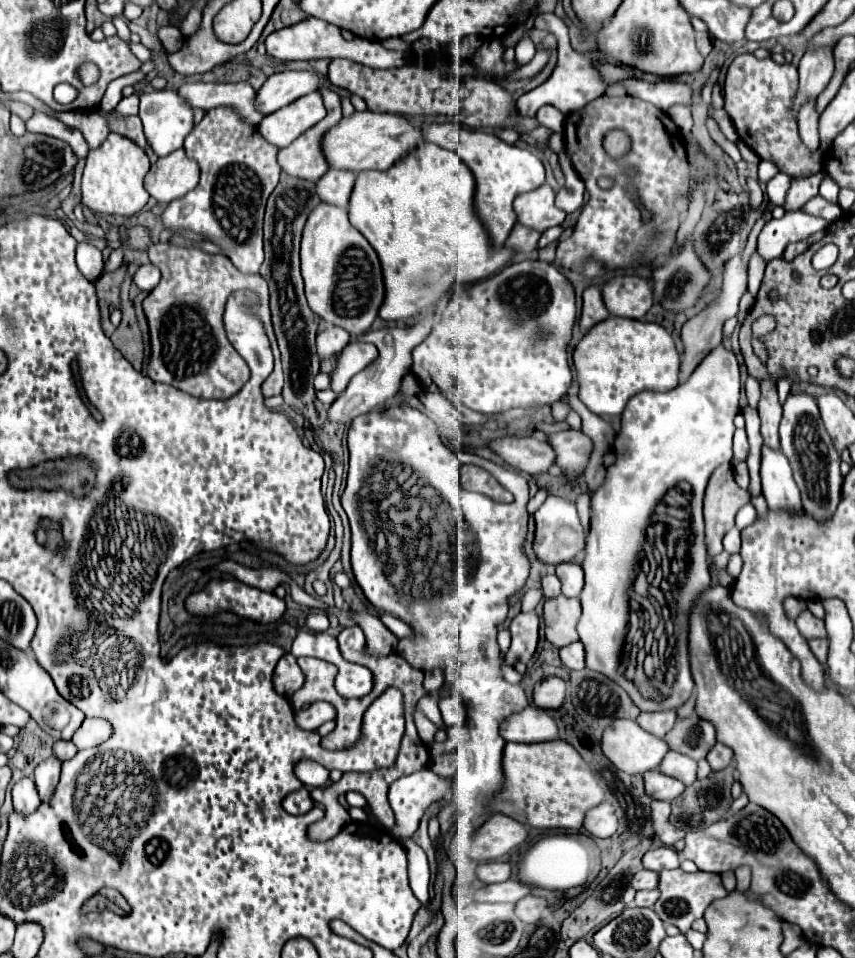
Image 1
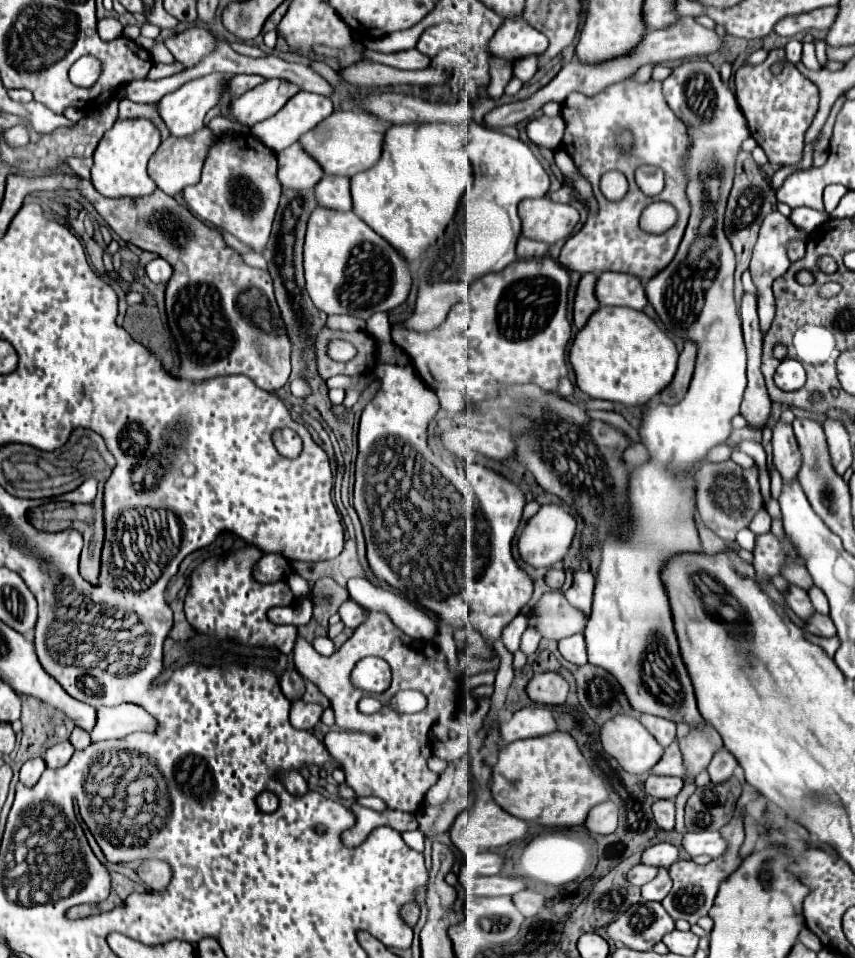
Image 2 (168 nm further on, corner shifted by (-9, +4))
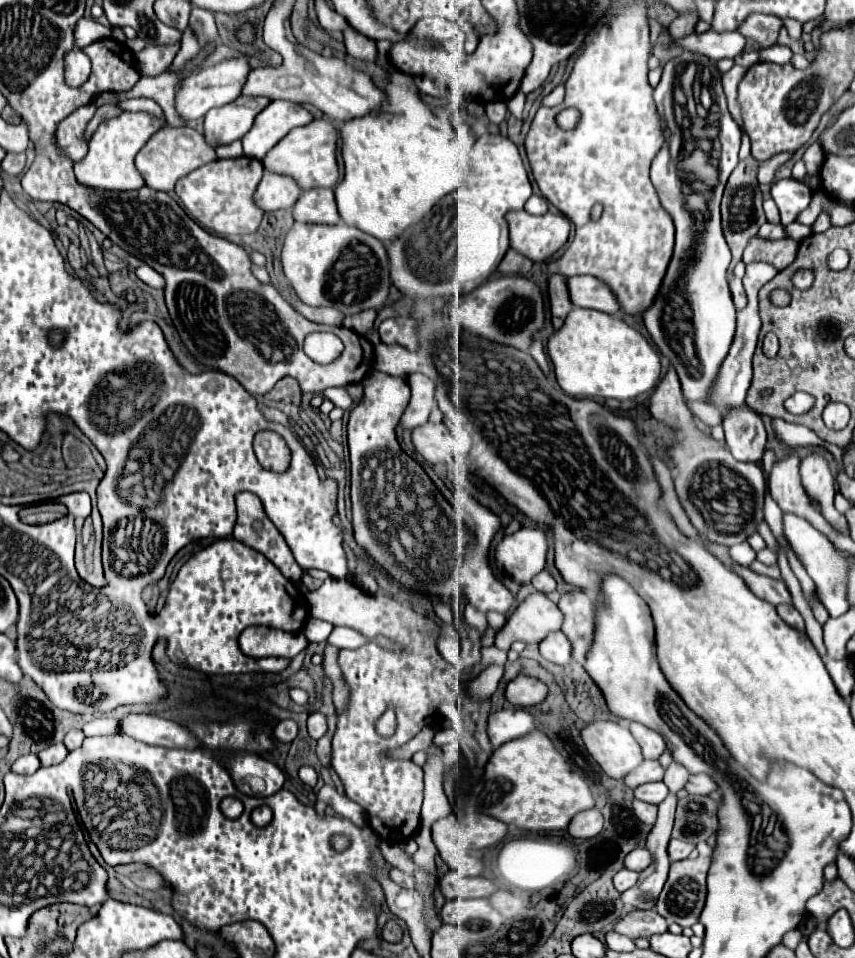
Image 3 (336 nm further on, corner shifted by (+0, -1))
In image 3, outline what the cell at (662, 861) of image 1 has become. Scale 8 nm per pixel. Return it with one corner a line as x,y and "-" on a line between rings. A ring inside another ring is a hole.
637,848
637,850
629,852
627,858
625,858
625,868
633,870
633,872
641,872
641,870
645,870
649,864
651,864
651,854
649,854
649,850
645,850
645,848

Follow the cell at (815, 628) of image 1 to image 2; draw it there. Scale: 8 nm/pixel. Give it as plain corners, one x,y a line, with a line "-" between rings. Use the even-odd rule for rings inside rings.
790,585
788,593
786,593
786,601
788,601
788,605
792,607
792,611
794,611
802,621
810,619
810,615
816,613
816,609
814,609
812,603
810,603
808,593
806,593
804,589
800,589
800,587

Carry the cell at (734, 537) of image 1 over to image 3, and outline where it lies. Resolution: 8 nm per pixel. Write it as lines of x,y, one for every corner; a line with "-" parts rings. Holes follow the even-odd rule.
747,542
731,546
729,548
729,556
733,558
733,562
737,562
741,566
751,566
751,562
755,560
755,552
753,552
753,548

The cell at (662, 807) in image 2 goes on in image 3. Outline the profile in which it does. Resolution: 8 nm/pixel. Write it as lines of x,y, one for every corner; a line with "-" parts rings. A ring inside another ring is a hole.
633,800
633,812
635,812
635,816
637,816
641,822
645,822
645,824
649,824
649,826
655,824
657,806
647,804
647,802
641,802
641,800

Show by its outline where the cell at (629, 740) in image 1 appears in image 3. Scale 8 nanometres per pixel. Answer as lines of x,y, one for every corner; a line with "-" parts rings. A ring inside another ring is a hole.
613,720
591,722
581,730
587,752
609,778
625,778
635,770
643,756
633,734

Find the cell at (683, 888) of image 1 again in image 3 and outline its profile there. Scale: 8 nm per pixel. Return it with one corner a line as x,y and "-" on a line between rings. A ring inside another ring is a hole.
701,842
699,844
699,856
695,860
691,858
685,858
685,860
679,860
679,862
673,862
671,864
671,872
669,872
669,878
665,882
665,888
657,900
657,912
667,920
667,922
677,922
679,926
693,926
697,920
699,920
699,914
705,906
705,894
707,894
707,888
705,888
705,876
707,876
707,870
711,866
711,854
713,854
713,848
707,846
707,842

